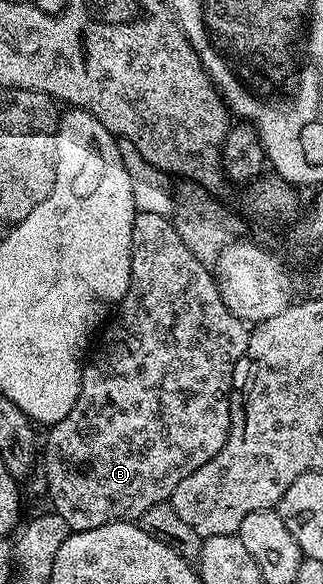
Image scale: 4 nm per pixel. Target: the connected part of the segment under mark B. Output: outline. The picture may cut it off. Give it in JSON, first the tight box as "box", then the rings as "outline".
{"box":[40,211,250,531],"outline":[[[143,211],[135,214],[132,225],[130,288],[113,312],[108,326],[101,332],[101,335],[102,344],[98,348],[97,346],[93,348],[88,362],[83,366],[80,393],[76,397],[76,405],[72,405],[72,413],[68,413],[64,421],[53,424],[47,430],[50,432],[46,435],[46,448],[43,451],[41,448],[40,451],[40,467],[42,463],[43,469],[46,470],[46,491],[50,494],[51,505],[49,506],[55,514],[68,523],[71,531],[96,529],[100,525],[109,523],[141,520],[142,514],[152,509],[152,505],[167,502],[176,489],[176,485],[180,485],[180,481],[184,481],[188,473],[200,469],[200,465],[212,461],[212,457],[216,457],[216,453],[224,449],[230,432],[232,410],[230,386],[234,383],[234,366],[240,361],[243,362],[246,346],[250,340],[247,324],[237,319],[218,295],[218,285],[211,268],[198,261],[184,242],[180,241],[173,222],[160,213],[144,213]]]}

